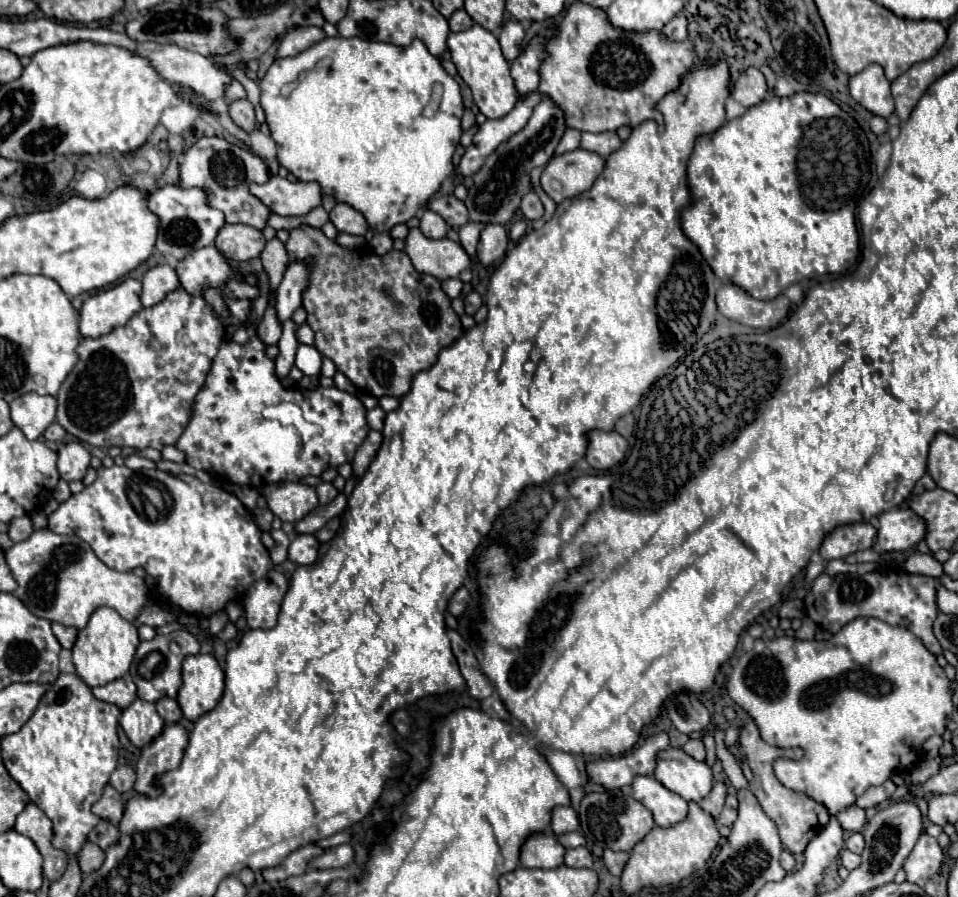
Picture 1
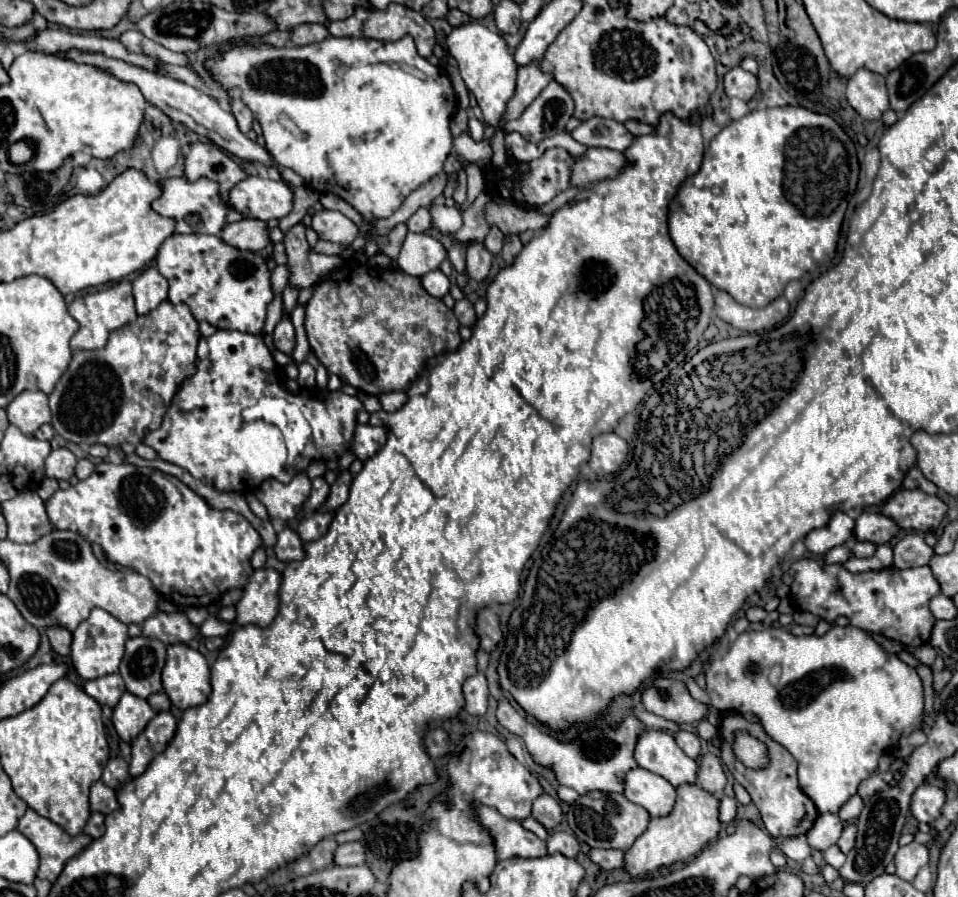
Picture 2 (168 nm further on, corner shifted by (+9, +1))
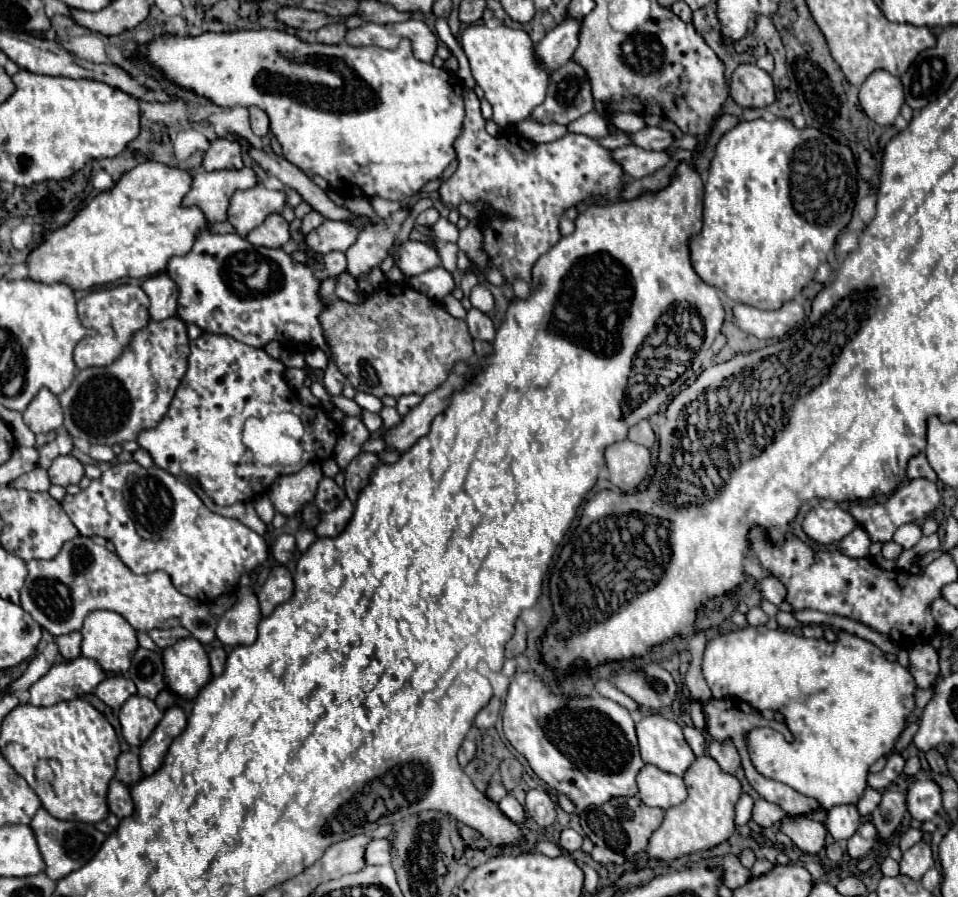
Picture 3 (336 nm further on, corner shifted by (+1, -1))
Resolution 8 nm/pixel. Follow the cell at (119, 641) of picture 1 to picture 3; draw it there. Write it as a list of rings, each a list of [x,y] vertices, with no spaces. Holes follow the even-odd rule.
[[[93,611],[87,615],[83,629],[83,643],[81,643],[81,655],[95,659],[107,673],[127,673],[131,665],[131,657],[137,651],[137,637],[135,629],[115,611]]]

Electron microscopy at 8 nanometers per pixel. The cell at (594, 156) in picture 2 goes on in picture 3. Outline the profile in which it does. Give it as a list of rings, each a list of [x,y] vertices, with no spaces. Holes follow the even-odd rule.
[[[635,145],[613,149],[611,155],[623,167],[623,173],[633,179],[653,175],[657,169],[661,169],[669,161],[667,151],[645,151]]]

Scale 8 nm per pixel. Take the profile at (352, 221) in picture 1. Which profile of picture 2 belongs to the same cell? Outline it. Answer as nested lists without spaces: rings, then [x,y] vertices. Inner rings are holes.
[[[321,209],[313,215],[311,229],[319,235],[319,239],[339,245],[349,245],[359,235],[359,227],[351,219],[347,219],[339,211],[327,211],[327,209]]]

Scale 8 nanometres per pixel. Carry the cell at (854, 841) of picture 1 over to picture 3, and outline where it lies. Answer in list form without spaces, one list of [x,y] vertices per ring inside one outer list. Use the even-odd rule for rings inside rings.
[[[865,821],[855,831],[855,835],[847,841],[847,853],[849,853],[849,857],[863,857],[863,855],[867,855],[869,849],[875,845],[875,839],[877,839],[877,831],[875,831],[873,823]]]

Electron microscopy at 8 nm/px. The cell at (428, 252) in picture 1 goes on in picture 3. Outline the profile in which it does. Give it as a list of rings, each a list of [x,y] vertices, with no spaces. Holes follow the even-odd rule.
[[[407,241],[407,243],[403,243],[403,247],[395,245],[391,249],[391,253],[395,257],[395,265],[407,277],[421,275],[423,271],[435,269],[441,265],[437,247],[433,247],[431,243],[423,243],[423,241]]]

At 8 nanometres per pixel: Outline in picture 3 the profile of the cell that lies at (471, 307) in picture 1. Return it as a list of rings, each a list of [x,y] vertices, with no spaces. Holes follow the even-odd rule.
[[[469,309],[467,311],[467,327],[473,335],[473,339],[481,339],[481,341],[493,341],[495,337],[495,327],[493,327],[493,321],[479,309]]]

